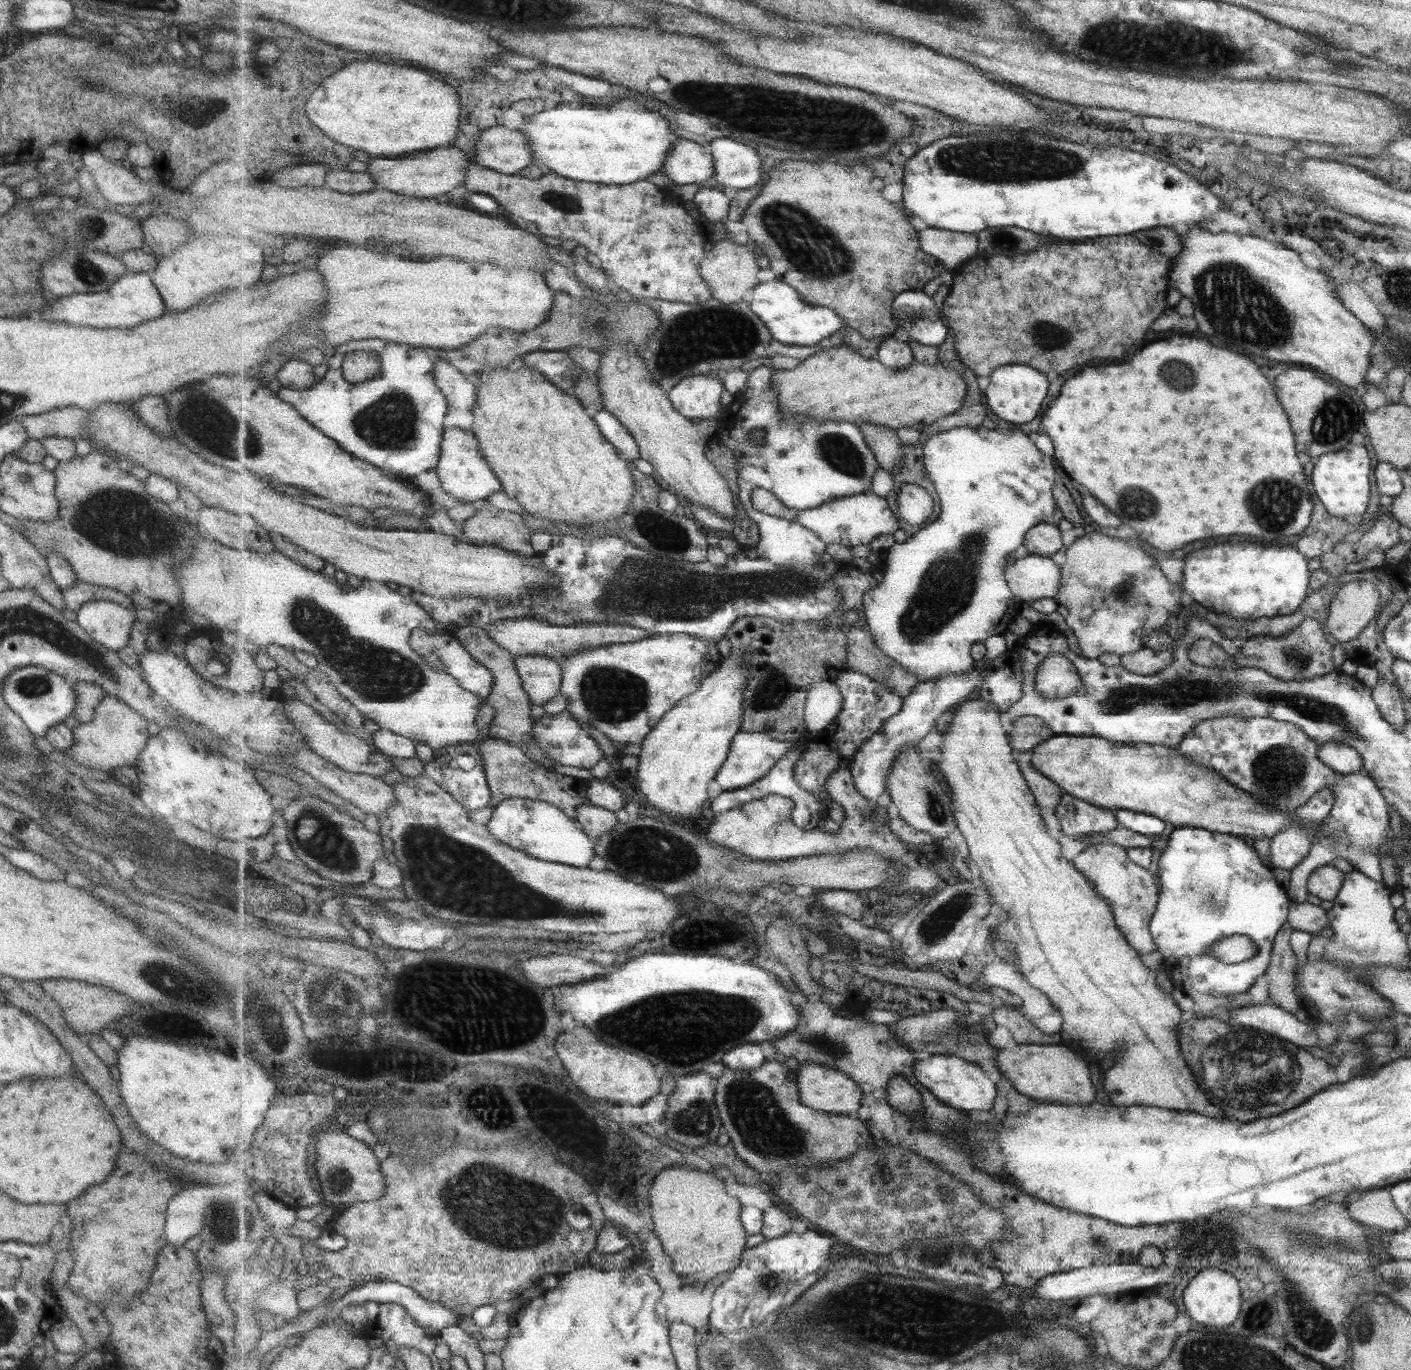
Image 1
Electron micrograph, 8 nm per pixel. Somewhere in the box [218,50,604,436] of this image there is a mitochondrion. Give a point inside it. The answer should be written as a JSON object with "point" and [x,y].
{"point":[565,202]}

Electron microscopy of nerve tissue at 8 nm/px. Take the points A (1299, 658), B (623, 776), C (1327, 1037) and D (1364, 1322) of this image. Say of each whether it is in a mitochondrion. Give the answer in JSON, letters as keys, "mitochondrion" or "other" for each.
{"A":"mitochondrion","B":"other","C":"other","D":"mitochondrion"}

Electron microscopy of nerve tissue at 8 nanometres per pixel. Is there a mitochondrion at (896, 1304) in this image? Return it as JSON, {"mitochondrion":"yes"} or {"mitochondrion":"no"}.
{"mitochondrion":"no"}

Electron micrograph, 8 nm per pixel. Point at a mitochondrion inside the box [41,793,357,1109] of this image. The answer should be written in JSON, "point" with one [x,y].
{"point":[194,994]}

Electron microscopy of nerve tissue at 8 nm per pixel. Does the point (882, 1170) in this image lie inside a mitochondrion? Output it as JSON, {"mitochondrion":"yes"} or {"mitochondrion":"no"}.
{"mitochondrion":"no"}

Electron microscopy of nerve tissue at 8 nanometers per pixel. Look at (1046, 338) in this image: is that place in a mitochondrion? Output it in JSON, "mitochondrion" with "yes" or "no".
{"mitochondrion":"yes"}

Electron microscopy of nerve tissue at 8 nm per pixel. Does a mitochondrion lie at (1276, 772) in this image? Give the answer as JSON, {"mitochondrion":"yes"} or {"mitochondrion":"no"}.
{"mitochondrion":"yes"}

